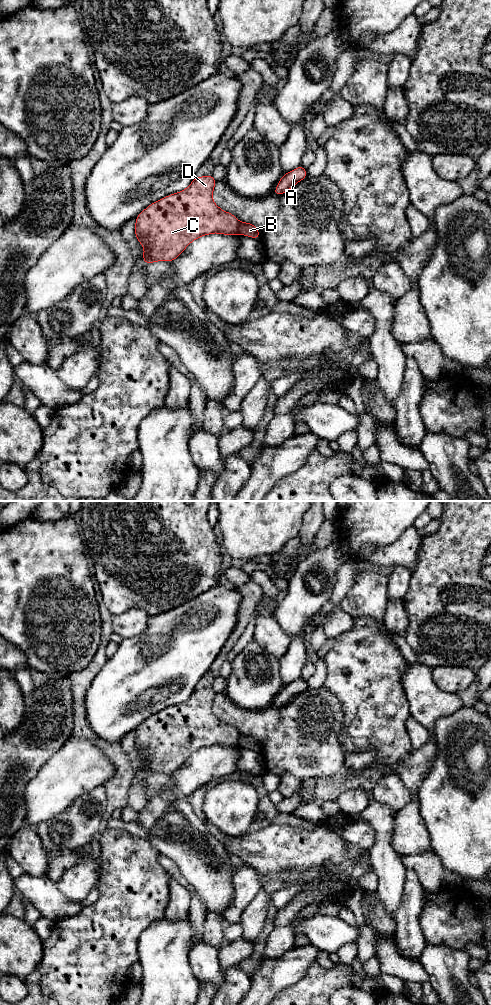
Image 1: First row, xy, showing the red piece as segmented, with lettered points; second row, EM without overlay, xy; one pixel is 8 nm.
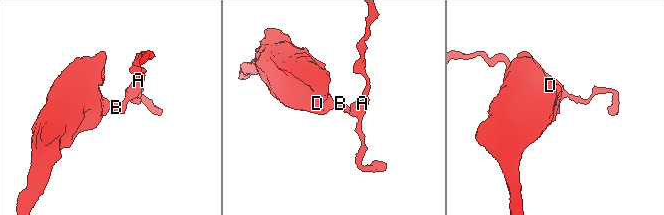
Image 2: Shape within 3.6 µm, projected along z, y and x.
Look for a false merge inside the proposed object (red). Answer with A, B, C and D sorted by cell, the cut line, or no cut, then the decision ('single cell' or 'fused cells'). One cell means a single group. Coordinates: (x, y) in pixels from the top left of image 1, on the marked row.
A B / C D; cut in xy along (240, 222), (237, 233); fused cells

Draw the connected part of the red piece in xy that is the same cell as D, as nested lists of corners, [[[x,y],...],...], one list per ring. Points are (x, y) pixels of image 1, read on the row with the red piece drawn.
[[[212,174],[195,177],[182,192],[161,198],[136,217],[135,236],[144,247],[143,263],[171,262],[180,256],[191,242],[204,235],[238,234],[240,222],[237,217],[220,209],[212,199],[216,183]]]

